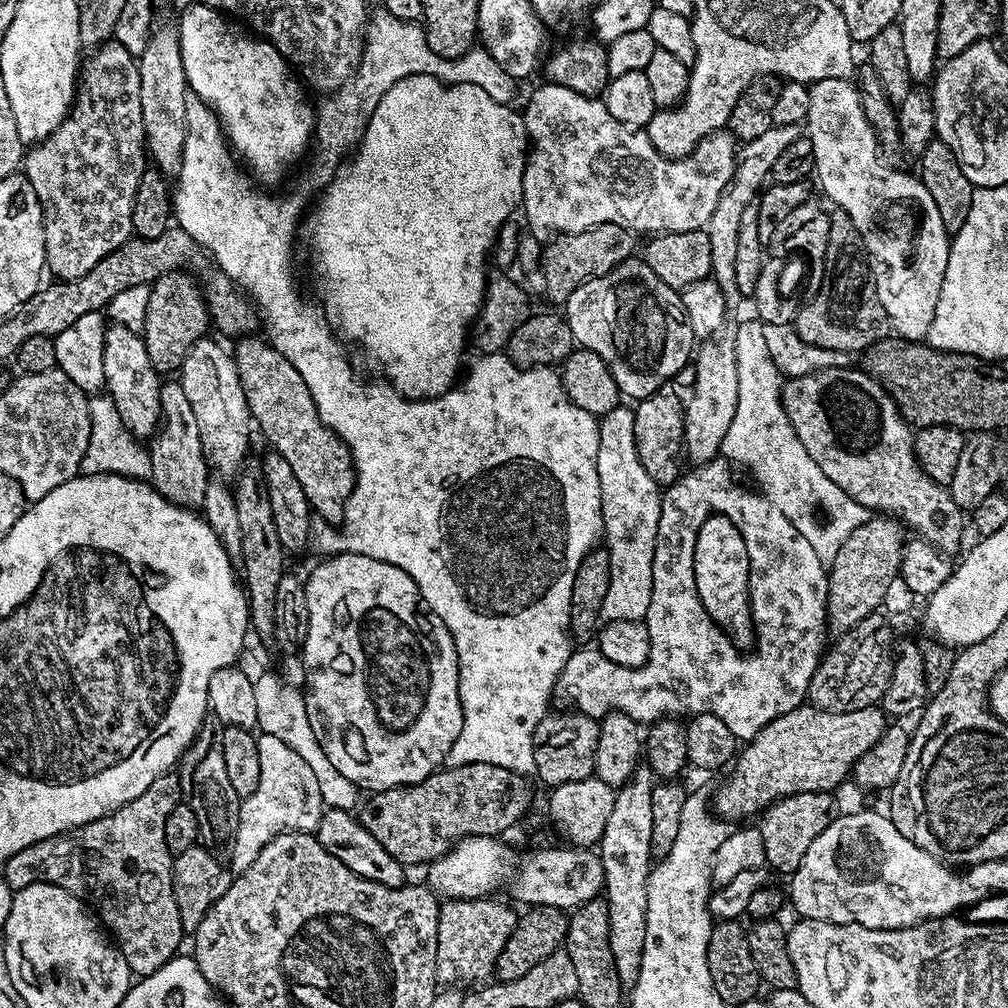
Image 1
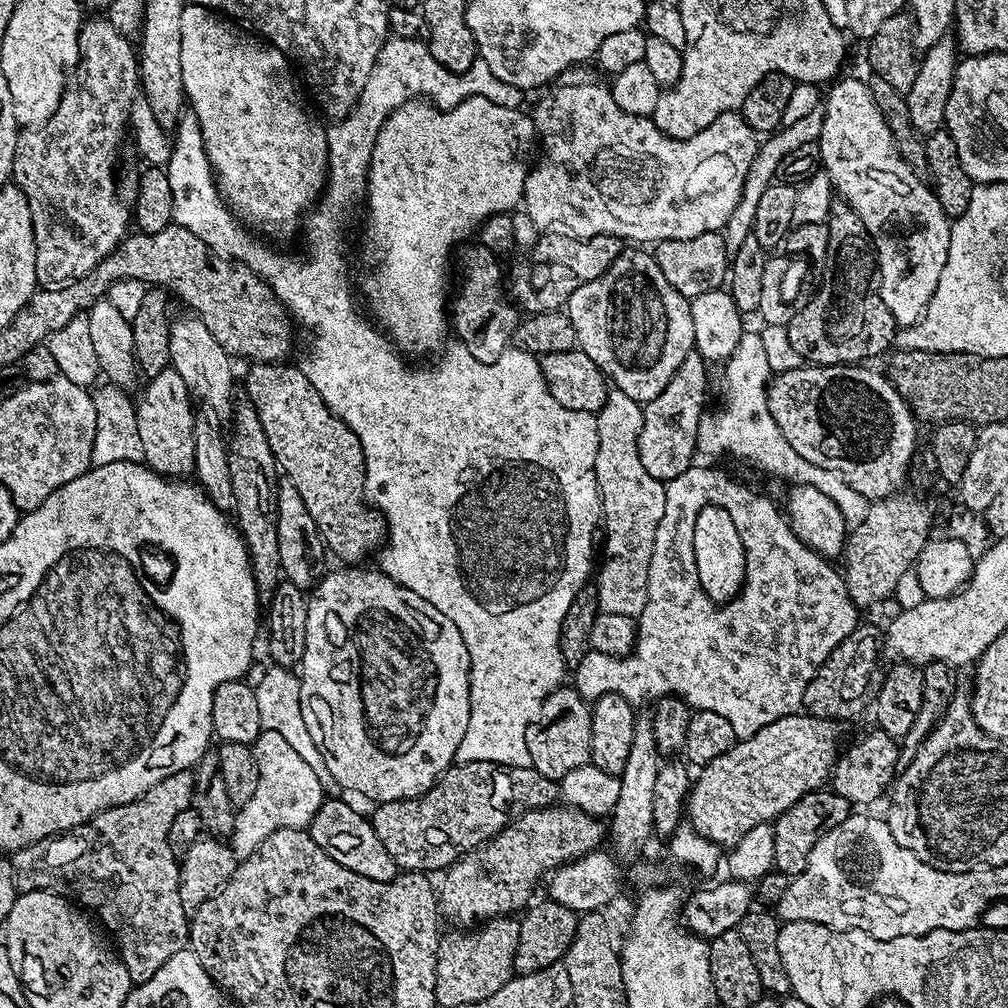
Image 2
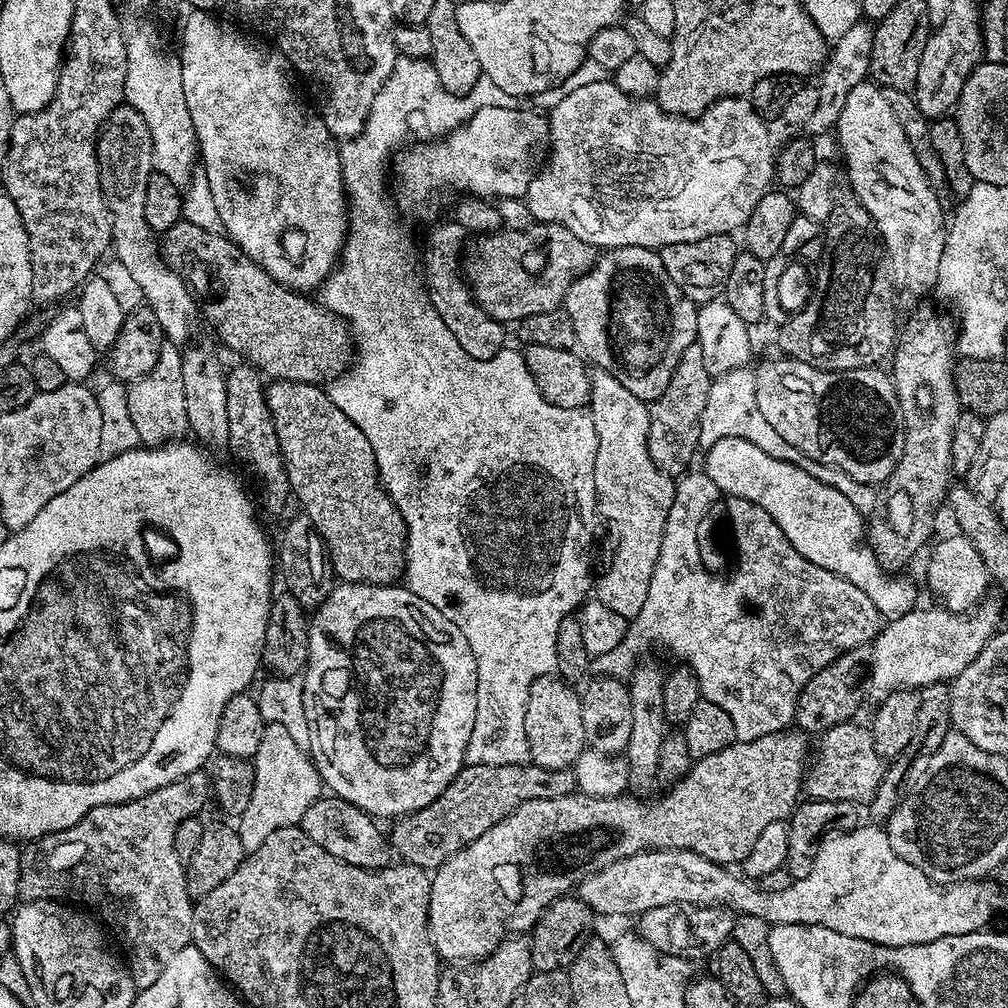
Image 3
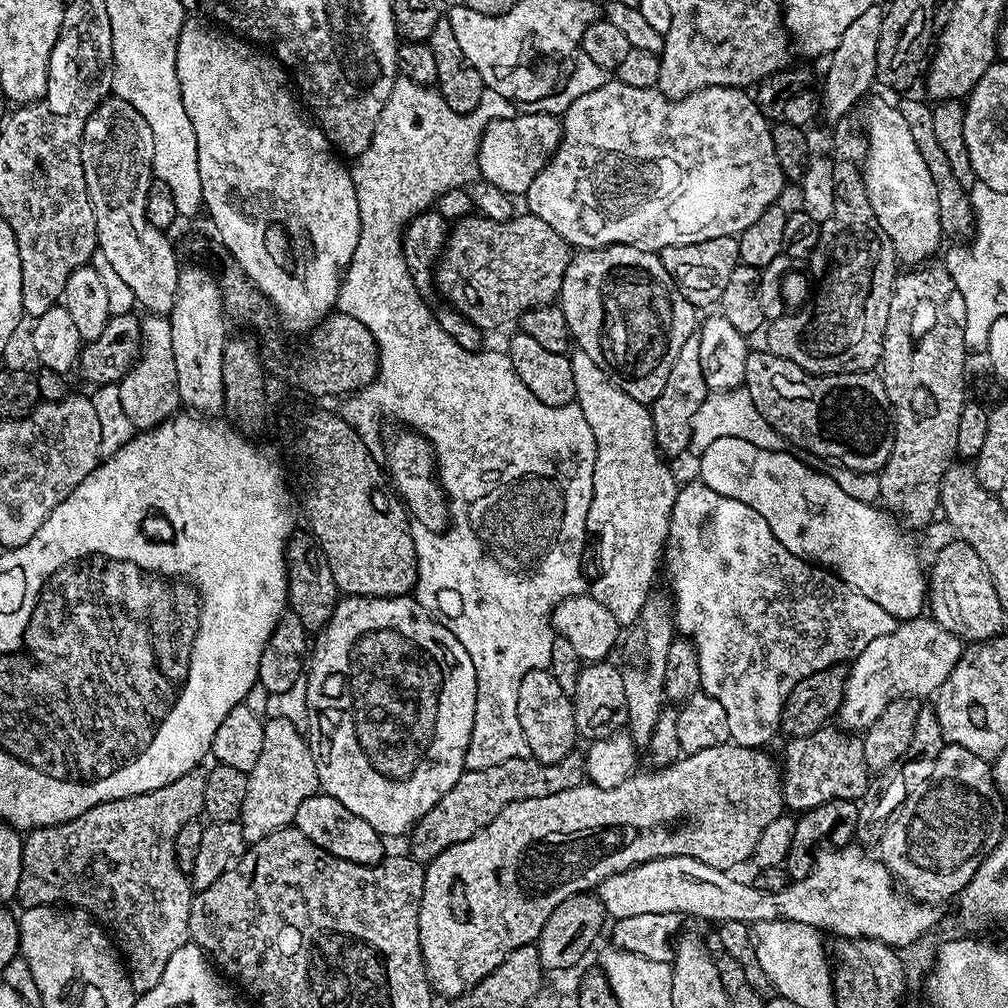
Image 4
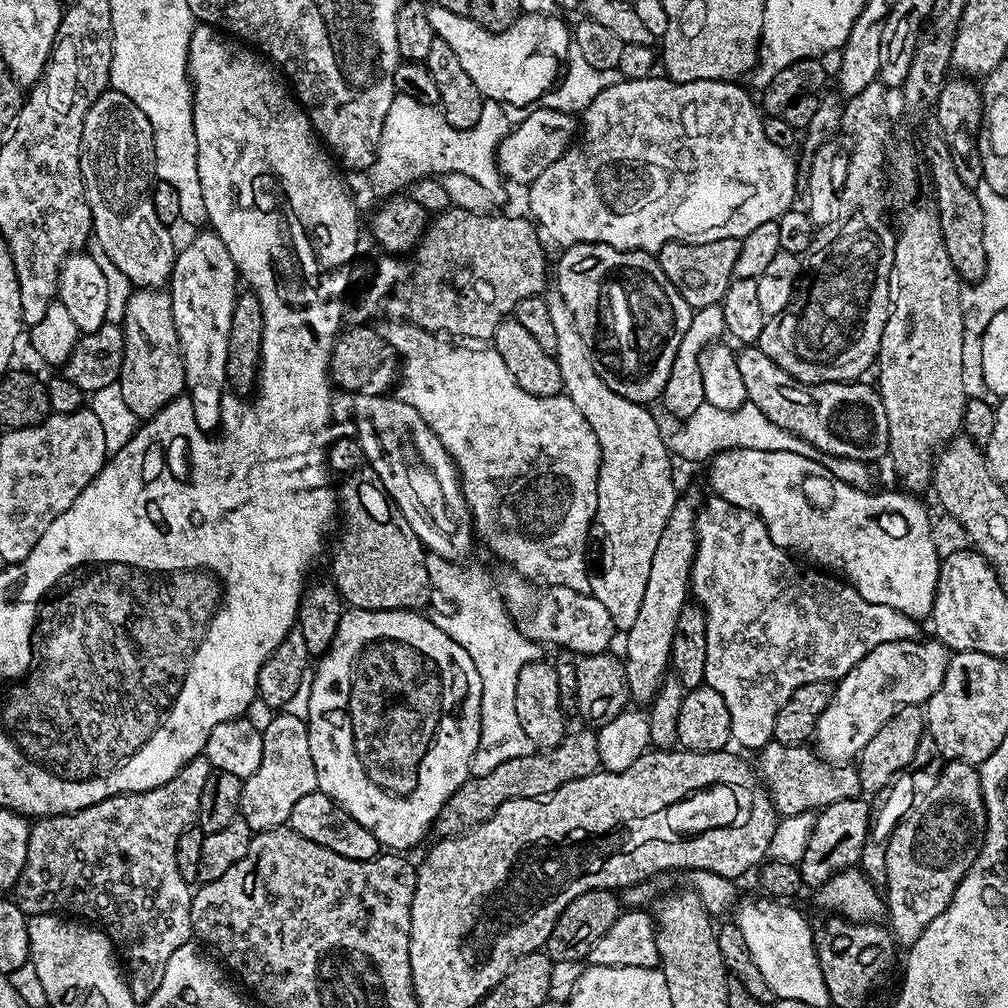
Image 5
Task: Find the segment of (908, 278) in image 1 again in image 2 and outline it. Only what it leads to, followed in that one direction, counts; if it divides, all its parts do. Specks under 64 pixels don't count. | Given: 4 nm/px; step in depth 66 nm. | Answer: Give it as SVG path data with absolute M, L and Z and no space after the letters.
M852 76L839 80L831 85L833 88L826 92L822 100L824 121L818 141L822 170L829 176L835 195L845 200L854 214L862 218L862 226L866 226L868 237L872 239L878 265L880 297L882 302L886 302L886 310L890 310L897 325L915 326L924 319L930 298L934 298L938 278L942 278L942 266L946 266L952 233L950 217L942 210L935 191L925 181L924 185L919 175L899 167L892 168L901 163L896 140L890 134L890 126L886 126L886 118L882 118L882 110L878 110L874 94L870 94L867 83L863 79L855 80Z

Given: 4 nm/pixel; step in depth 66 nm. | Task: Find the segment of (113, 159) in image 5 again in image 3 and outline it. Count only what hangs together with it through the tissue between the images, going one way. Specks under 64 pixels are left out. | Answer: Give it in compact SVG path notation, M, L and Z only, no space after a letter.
M127 102L112 111L104 121L96 142L96 161L100 167L100 189L112 218L115 259L126 266L143 303L154 310L158 322L170 333L171 339L181 342L192 332L192 319L198 316L198 304L184 285L184 280L173 268L168 267L161 245L146 222L146 186L148 177L154 171L152 139L138 110L131 108Z

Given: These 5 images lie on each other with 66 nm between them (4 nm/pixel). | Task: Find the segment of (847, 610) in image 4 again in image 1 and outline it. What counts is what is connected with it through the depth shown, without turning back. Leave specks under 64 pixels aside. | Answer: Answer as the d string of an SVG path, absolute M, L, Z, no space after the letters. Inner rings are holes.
M717 458L691 470L693 472L685 471L680 479L667 485L662 492L658 538L654 546L654 582L646 617L650 634L648 661L641 668L627 668L610 662L595 647L580 646L569 656L566 666L558 674L554 692L568 703L565 705L574 706L575 711L584 716L603 718L609 712L625 712L641 726L665 718L688 718L703 712L714 714L714 718L722 718L722 722L730 726L737 741L747 742L753 740L770 722L774 722L774 718L790 714L790 710L805 703L808 683L812 681L826 651L824 632L828 628L828 572L825 561L814 554L814 546L810 546L810 542L806 542L806 538L794 530L790 518L786 518L786 514L782 514L774 502L755 491L743 492L736 488L736 480L732 477L734 468L729 461ZM708 508L710 512L720 510L732 516L752 550L756 594L748 594L750 640L744 644L744 656L738 656L706 620L692 584L690 556L694 536Z

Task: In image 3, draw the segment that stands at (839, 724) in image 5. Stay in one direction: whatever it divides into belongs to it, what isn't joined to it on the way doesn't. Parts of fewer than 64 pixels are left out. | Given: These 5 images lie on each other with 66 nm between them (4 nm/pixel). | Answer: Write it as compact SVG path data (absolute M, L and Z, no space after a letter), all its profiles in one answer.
M981 603L967 614L953 614L944 606L920 606L897 620L888 620L870 644L872 656L870 652L870 667L866 672L867 699L869 696L873 702L879 702L900 688L919 690L928 684L948 682L966 670L998 628L1000 612L988 603Z

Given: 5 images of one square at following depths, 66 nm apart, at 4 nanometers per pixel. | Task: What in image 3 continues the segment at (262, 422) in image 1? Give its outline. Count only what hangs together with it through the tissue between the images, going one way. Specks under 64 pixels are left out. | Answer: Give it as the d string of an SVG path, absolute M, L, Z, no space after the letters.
M272 380L267 385L266 402L270 406L270 414L274 420L274 430L278 436L278 446L284 459L284 468L288 471L288 487L294 500L301 504L303 515L314 522L318 534L324 543L324 551L330 561L331 571L334 573L337 581L345 584L396 584L401 579L404 570L404 553L408 550L408 531L404 525L404 519L399 510L396 509L396 503L386 495L381 482L380 472L376 468L376 459L374 458L374 446L370 446L370 438L334 406L334 402L328 397L327 391L319 384L307 384L306 382L290 382L289 380Z

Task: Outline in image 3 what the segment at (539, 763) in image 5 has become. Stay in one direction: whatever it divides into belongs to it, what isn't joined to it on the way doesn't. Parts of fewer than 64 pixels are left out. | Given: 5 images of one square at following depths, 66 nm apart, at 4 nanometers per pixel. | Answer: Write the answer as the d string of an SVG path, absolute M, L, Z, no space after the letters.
M469 764L422 810L401 816L390 832L390 844L401 861L425 870L435 870L458 854L474 838L482 838L490 826L506 818L519 804L531 800L562 798L577 791L572 768L546 770L533 764Z

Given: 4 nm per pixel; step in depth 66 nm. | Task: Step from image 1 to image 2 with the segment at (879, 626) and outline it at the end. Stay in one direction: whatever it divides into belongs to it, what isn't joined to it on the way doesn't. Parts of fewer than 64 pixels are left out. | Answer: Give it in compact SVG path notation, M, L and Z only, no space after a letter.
M867 622L861 623L826 658L826 662L814 674L814 678L804 691L803 707L807 715L823 720L845 722L856 716L864 707L871 705L880 690L886 675L885 665L880 665L882 652L882 632Z

